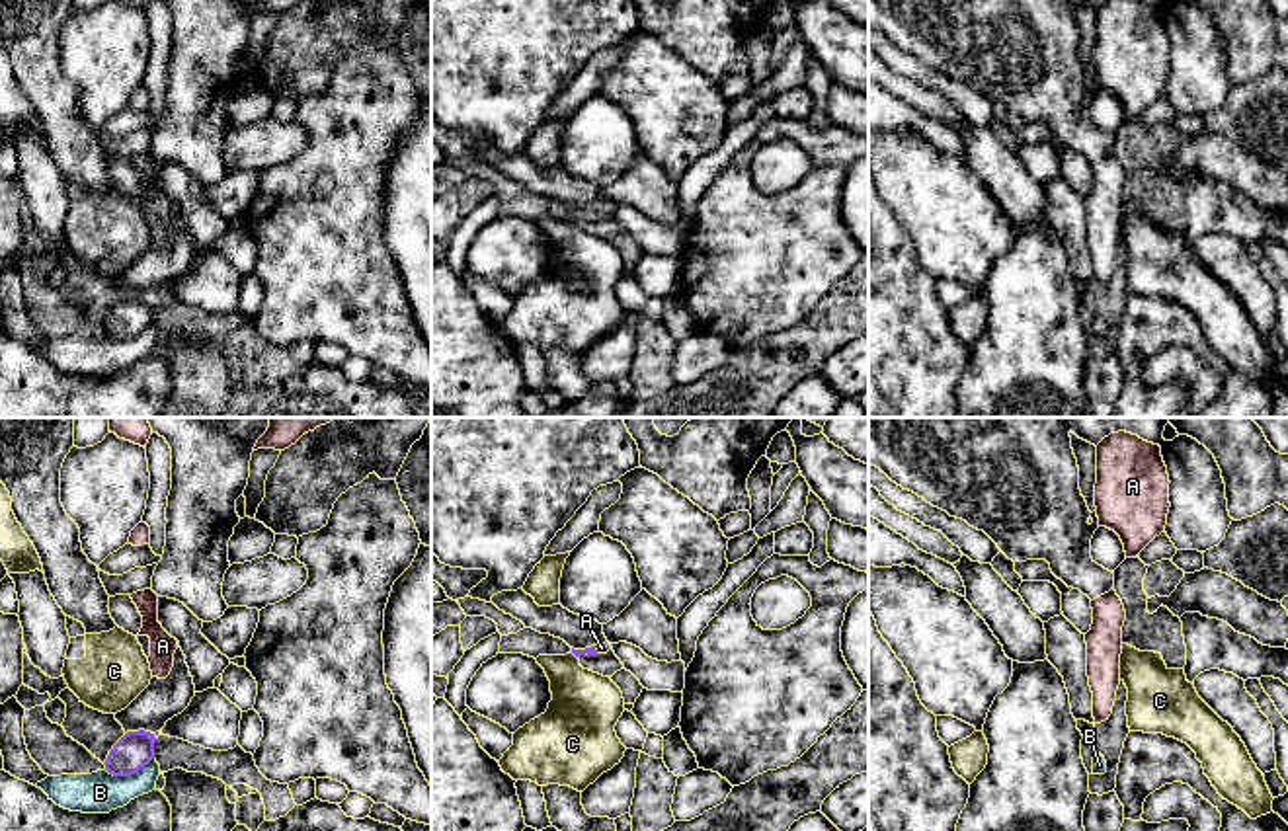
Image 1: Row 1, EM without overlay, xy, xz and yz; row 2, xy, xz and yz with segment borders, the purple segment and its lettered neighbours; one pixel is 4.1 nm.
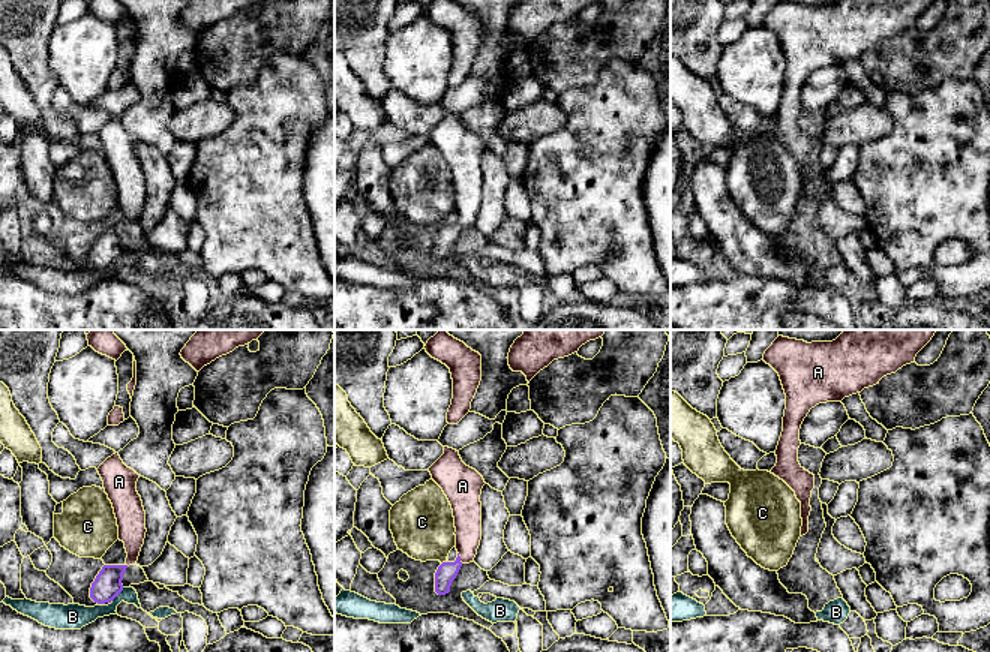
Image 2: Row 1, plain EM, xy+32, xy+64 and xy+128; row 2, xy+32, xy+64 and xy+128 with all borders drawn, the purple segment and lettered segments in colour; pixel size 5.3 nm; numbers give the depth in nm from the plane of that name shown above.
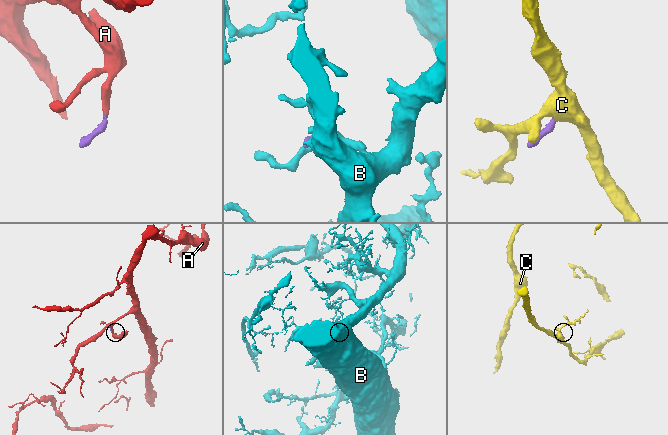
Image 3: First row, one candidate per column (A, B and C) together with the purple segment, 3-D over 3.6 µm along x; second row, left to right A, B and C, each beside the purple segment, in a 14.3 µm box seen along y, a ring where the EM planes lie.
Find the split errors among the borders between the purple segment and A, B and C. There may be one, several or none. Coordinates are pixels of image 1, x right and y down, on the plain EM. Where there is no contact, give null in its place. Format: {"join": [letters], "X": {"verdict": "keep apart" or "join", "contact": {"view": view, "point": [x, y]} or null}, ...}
{"join": ["A"], "A": {"verdict": "join", "contact": {"view": "xz", "point": [596, 213]}}, "B": {"verdict": "keep apart", "contact": {"view": "xy", "point": [127, 338]}}, "C": {"verdict": "keep apart", "contact": {"view": "xz", "point": [574, 217]}}}

